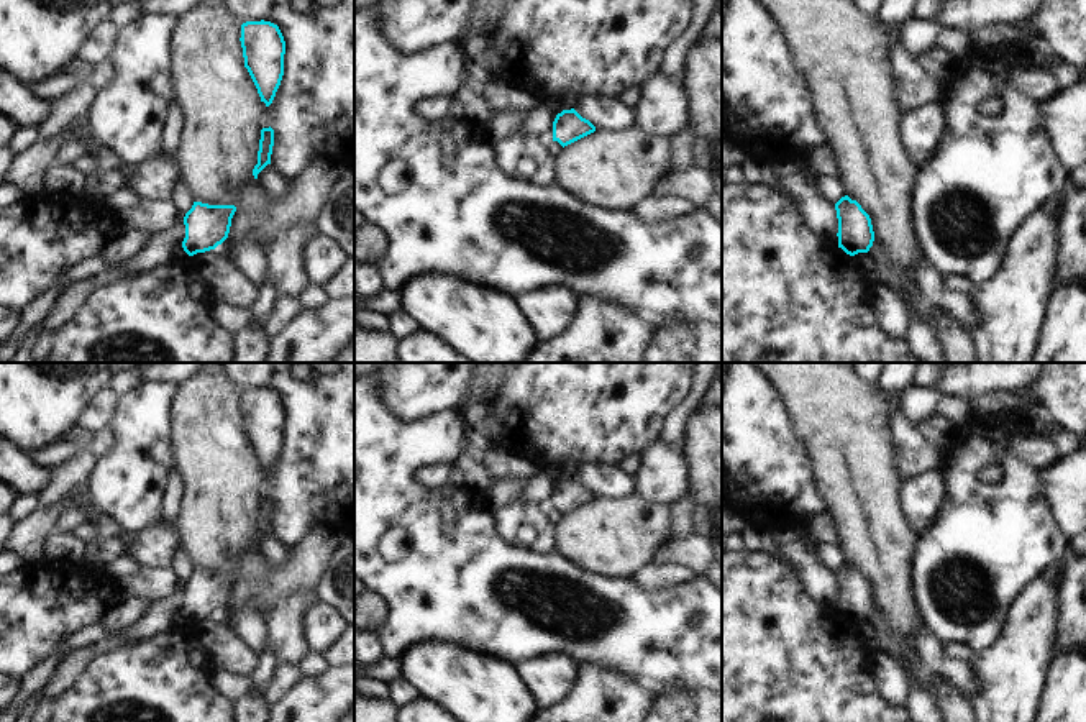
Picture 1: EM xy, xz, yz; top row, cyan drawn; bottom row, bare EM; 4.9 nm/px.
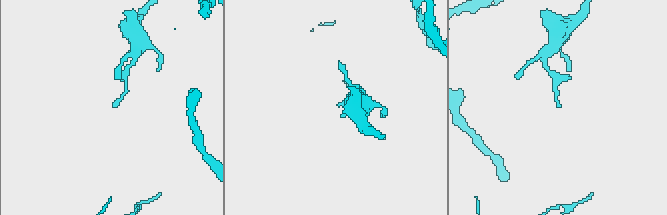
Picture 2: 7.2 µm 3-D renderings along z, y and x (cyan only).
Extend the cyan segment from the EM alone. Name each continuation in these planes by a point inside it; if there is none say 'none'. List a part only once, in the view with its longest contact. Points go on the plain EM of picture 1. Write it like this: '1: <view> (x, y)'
none

